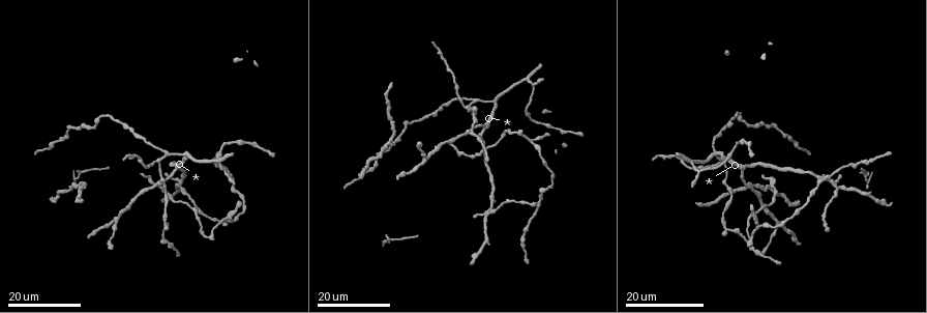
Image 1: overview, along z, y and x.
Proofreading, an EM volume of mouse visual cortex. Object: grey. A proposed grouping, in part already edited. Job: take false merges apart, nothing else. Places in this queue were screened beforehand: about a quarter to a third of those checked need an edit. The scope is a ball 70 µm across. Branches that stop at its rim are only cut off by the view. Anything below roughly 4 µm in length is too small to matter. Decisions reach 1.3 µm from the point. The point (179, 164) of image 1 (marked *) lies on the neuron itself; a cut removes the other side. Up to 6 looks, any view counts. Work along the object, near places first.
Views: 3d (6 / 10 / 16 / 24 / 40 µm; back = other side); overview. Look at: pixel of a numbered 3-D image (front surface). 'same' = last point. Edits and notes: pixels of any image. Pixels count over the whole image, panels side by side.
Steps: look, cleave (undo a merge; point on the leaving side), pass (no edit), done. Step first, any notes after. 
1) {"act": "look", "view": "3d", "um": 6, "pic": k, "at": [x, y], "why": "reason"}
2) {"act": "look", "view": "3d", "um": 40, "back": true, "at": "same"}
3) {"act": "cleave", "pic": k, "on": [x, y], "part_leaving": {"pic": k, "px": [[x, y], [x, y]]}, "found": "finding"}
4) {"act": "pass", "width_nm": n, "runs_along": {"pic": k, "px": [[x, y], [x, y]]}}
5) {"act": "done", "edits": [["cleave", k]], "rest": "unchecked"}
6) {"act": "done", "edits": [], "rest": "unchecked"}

{"act": "look", "view": "3d", "um": 24, "pic": 1, "at": [468, 107], "why": "arms part here"}

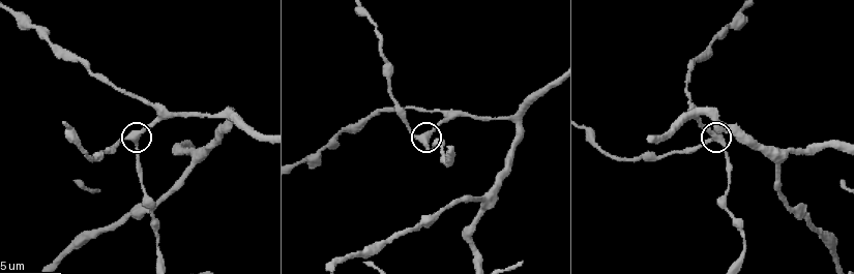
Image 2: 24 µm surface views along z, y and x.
{"act": "look", "view": "3d", "um": 6, "pic": 2, "at": [719, 137], "why": "closer look"}

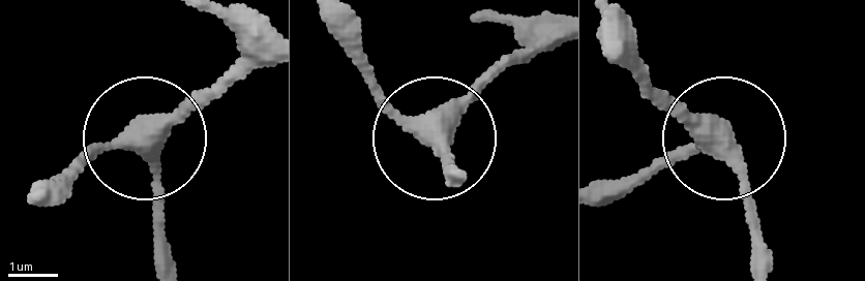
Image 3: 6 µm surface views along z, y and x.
{"act": "pass", "side_arm_um": 24, "runs_along": {"pic": 3, "px": [[620, 51], [682, 113], [723, 133], [624, 182]]}, "found": "one neuron here"}

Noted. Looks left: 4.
{"act": "look", "view": "3d", "um": 24, "pic": 1, "at": [223, 170], "why": "three-way junction"}

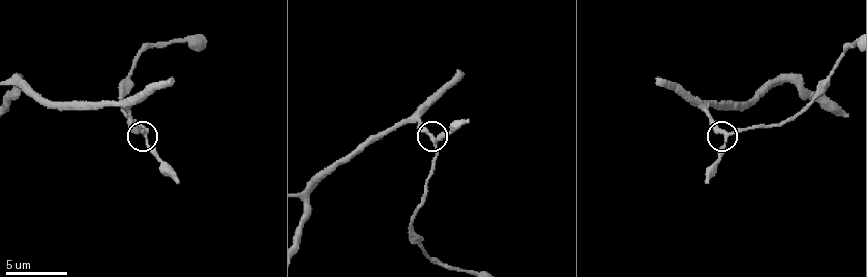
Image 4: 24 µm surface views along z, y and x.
{"act": "look", "view": "3d", "um": 6, "pic": 4, "at": [728, 136], "why": "zoom in"}

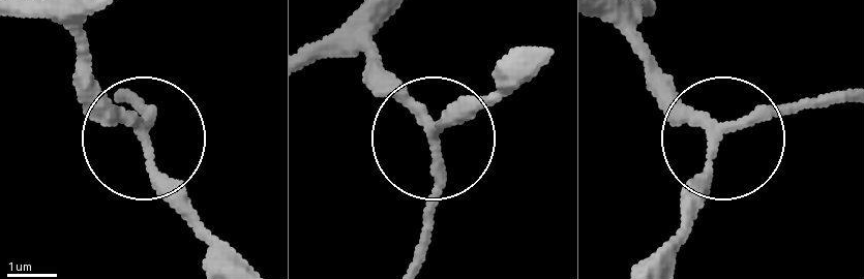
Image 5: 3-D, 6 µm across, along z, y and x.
{"act": "pass", "side_arm_um": 5, "arms": 3, "found": "continuous, no second neuron"}

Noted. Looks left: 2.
{"act": "look", "view": "3d", "um": 16, "pic": 2, "at": [777, 165]}

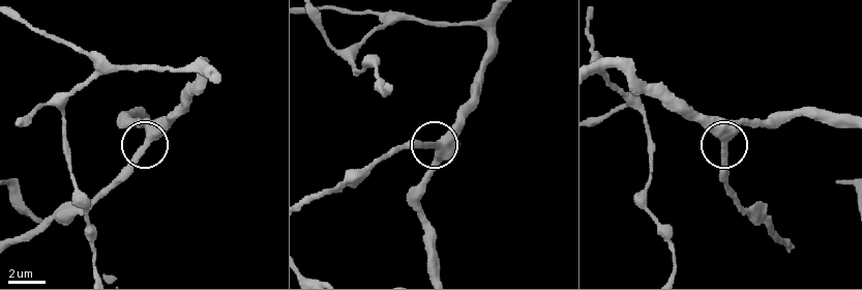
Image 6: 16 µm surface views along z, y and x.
{"act": "pass", "runs_along": {"pic": 6, "px": [[692, 119], [723, 139], [754, 121]]}, "found": "continuous, no second neuron"}

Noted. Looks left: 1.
{"act": "done", "edits": [], "rest": "unchecked"}

